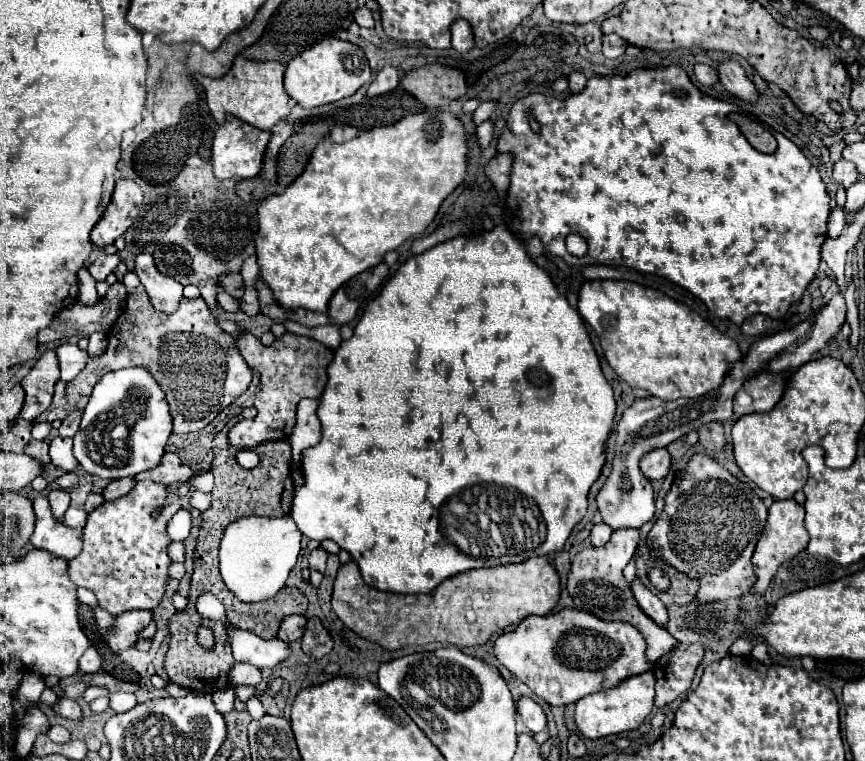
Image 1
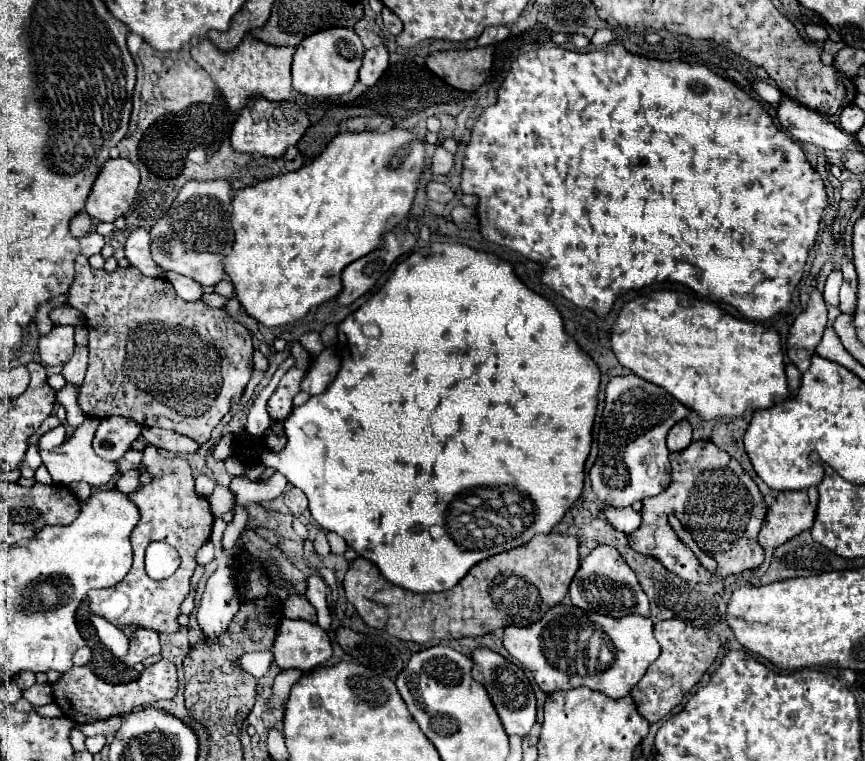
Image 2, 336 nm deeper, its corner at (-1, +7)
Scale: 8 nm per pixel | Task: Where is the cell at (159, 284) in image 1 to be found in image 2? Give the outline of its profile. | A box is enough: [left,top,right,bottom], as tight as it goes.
[124,228,166,278]

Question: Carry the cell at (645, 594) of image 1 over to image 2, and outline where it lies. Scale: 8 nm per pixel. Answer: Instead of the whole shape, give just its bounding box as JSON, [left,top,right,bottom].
[590,374,690,506]

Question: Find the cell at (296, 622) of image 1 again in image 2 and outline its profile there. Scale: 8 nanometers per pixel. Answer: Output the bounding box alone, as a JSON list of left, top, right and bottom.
[284,594,316,622]

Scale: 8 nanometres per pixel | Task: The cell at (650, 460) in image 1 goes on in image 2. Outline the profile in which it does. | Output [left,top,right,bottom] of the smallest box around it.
[668,420,692,452]

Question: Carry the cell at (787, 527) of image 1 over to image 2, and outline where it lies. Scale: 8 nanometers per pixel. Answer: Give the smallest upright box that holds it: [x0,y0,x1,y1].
[758,492,816,548]

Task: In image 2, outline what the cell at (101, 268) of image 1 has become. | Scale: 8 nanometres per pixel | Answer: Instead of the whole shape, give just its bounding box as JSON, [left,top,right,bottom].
[80,232,106,258]

